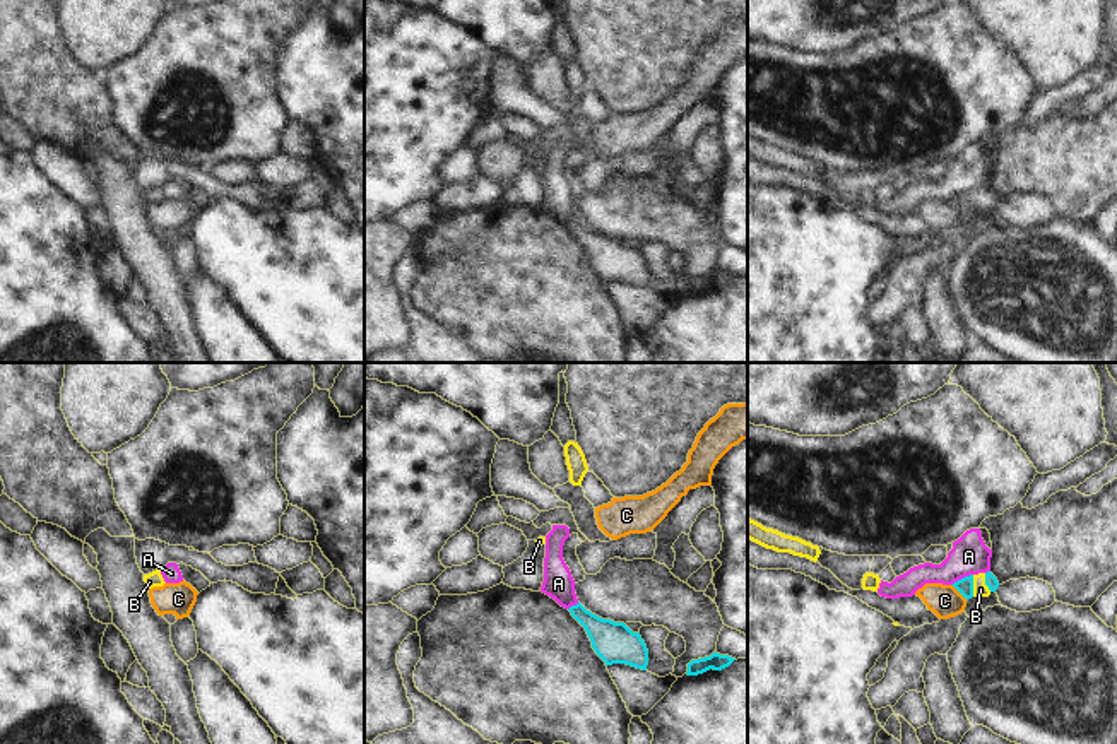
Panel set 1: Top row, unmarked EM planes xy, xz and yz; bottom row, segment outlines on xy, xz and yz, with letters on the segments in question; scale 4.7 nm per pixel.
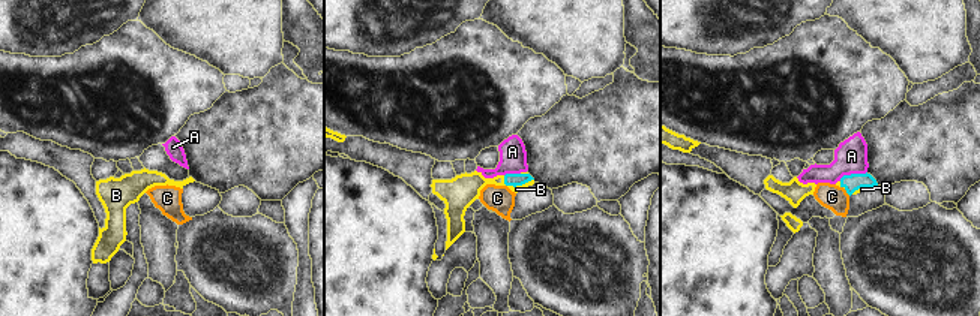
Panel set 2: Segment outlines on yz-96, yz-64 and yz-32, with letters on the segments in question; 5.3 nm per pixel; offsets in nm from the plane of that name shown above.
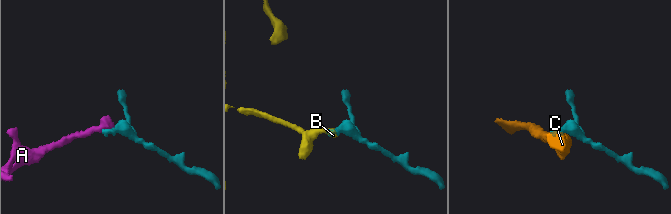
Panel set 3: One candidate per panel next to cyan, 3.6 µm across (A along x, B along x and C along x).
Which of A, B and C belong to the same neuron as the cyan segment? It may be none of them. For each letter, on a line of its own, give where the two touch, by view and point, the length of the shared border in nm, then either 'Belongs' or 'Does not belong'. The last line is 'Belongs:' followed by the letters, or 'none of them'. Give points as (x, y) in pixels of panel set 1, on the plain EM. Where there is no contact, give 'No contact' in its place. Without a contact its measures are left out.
A: Touches cyan at yz (962, 195). Shared border 120 nm. Does not belong
B: Touches cyan at yz (972, 202). Shared border 100 nm. Belongs
C: Touches cyan at yz (960, 209). Shared border 100 nm. Does not belong
Belongs: B

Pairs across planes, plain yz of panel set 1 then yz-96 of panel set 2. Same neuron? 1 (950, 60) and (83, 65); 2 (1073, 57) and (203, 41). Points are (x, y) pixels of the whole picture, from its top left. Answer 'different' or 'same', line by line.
1: same
2: same

